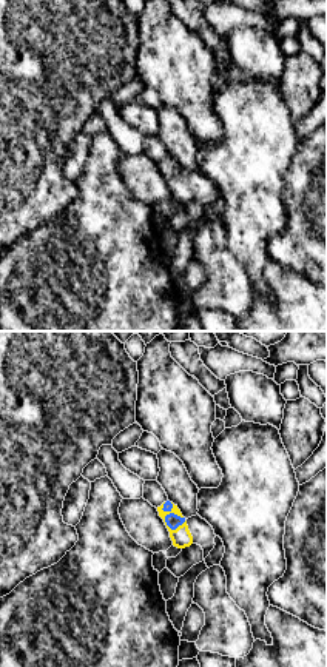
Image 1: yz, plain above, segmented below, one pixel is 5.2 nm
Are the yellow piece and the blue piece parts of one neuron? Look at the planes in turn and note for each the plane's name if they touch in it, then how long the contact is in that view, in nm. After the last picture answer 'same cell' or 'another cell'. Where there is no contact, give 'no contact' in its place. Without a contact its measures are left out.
contact in yz; length 160 nm

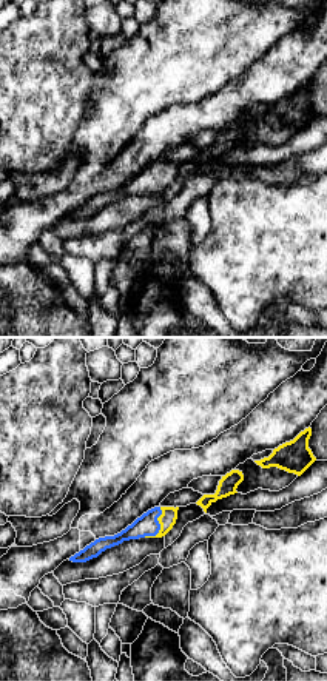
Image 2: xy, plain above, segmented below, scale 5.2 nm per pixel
contact in xy; length 180 nm

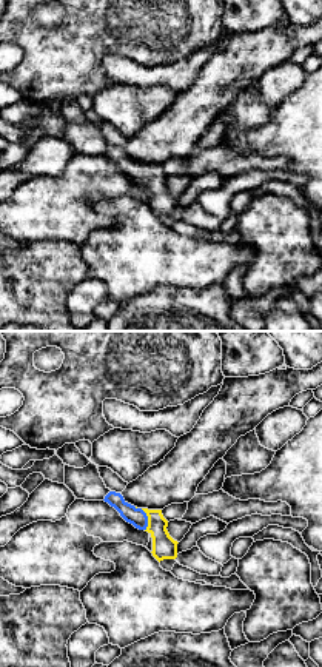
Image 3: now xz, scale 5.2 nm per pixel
contact in xz; length 120 nm

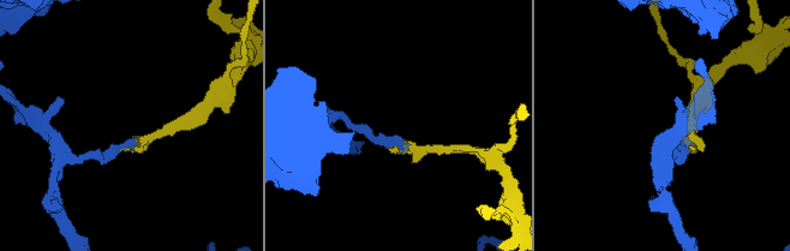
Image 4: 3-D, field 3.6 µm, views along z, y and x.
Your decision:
same cell

